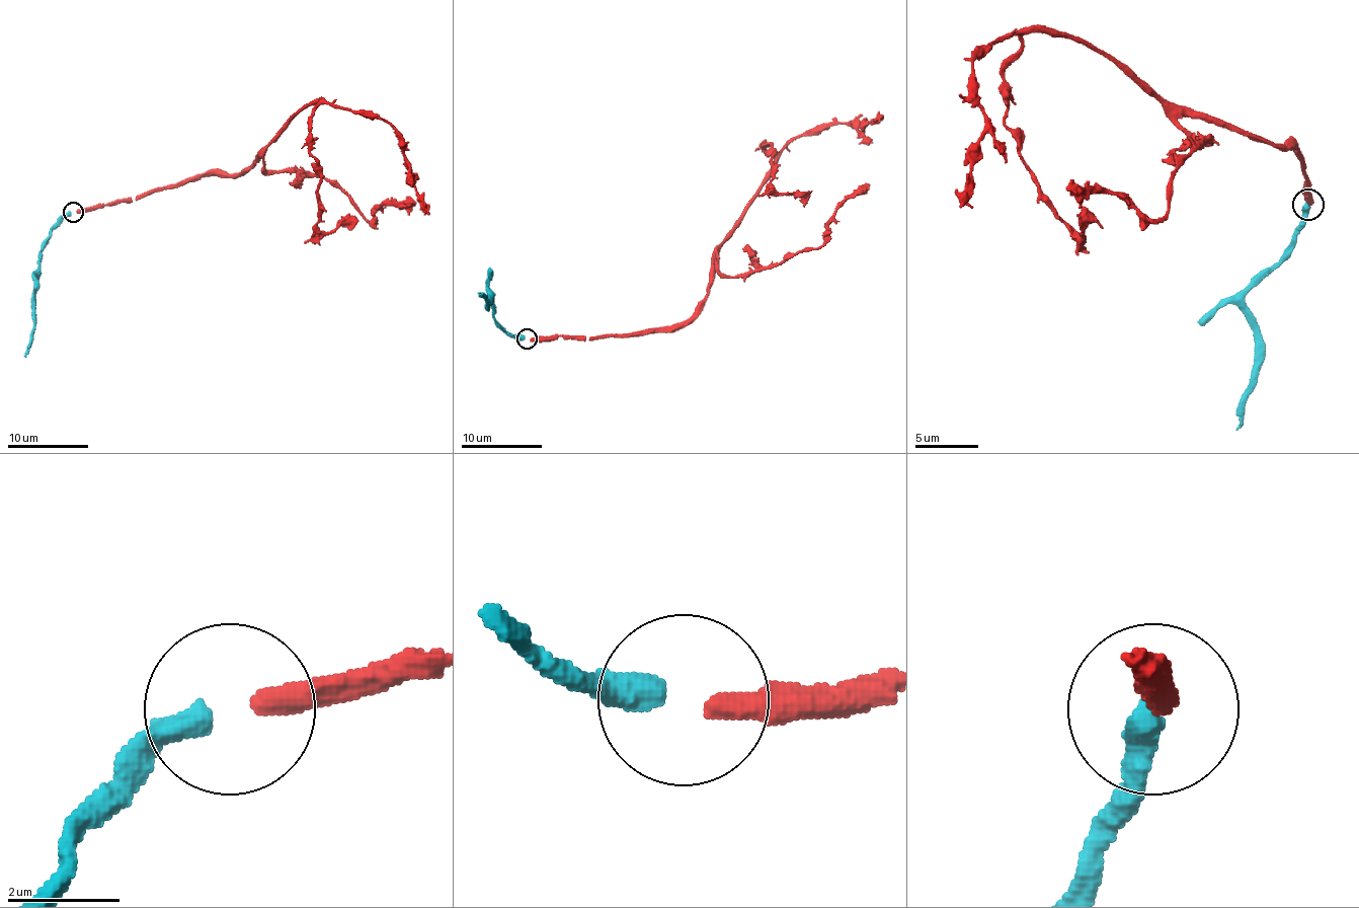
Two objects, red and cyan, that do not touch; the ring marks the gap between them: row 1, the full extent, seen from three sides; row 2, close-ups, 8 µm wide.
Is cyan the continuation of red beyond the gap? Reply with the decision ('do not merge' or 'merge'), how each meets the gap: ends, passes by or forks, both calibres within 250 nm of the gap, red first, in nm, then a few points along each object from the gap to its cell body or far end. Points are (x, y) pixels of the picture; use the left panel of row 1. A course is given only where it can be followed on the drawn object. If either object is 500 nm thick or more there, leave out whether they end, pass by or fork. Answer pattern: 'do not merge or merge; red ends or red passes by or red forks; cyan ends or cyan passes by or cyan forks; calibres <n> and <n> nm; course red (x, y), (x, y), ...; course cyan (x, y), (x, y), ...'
merge; red ends; cyan ends; calibres 400 and 460 nm; course red (77, 212), (244, 171), (307, 105), (321, 101), (309, 126), (309, 153), (321, 173), (317, 228), (350, 228); course cyan (71, 212), (43, 248), (36, 273), (34, 328), (24, 357)

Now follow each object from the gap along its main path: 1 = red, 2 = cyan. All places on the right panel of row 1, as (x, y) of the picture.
1: (1309, 204), (1291, 144), (1172, 116), (1106, 56), (1027, 30), (1005, 69), (1005, 126), (1067, 229), (1102, 229)
2: (1306, 204), (1306, 223), (1281, 260), (1244, 298), (1244, 314), (1256, 338), (1256, 386), (1237, 430)

